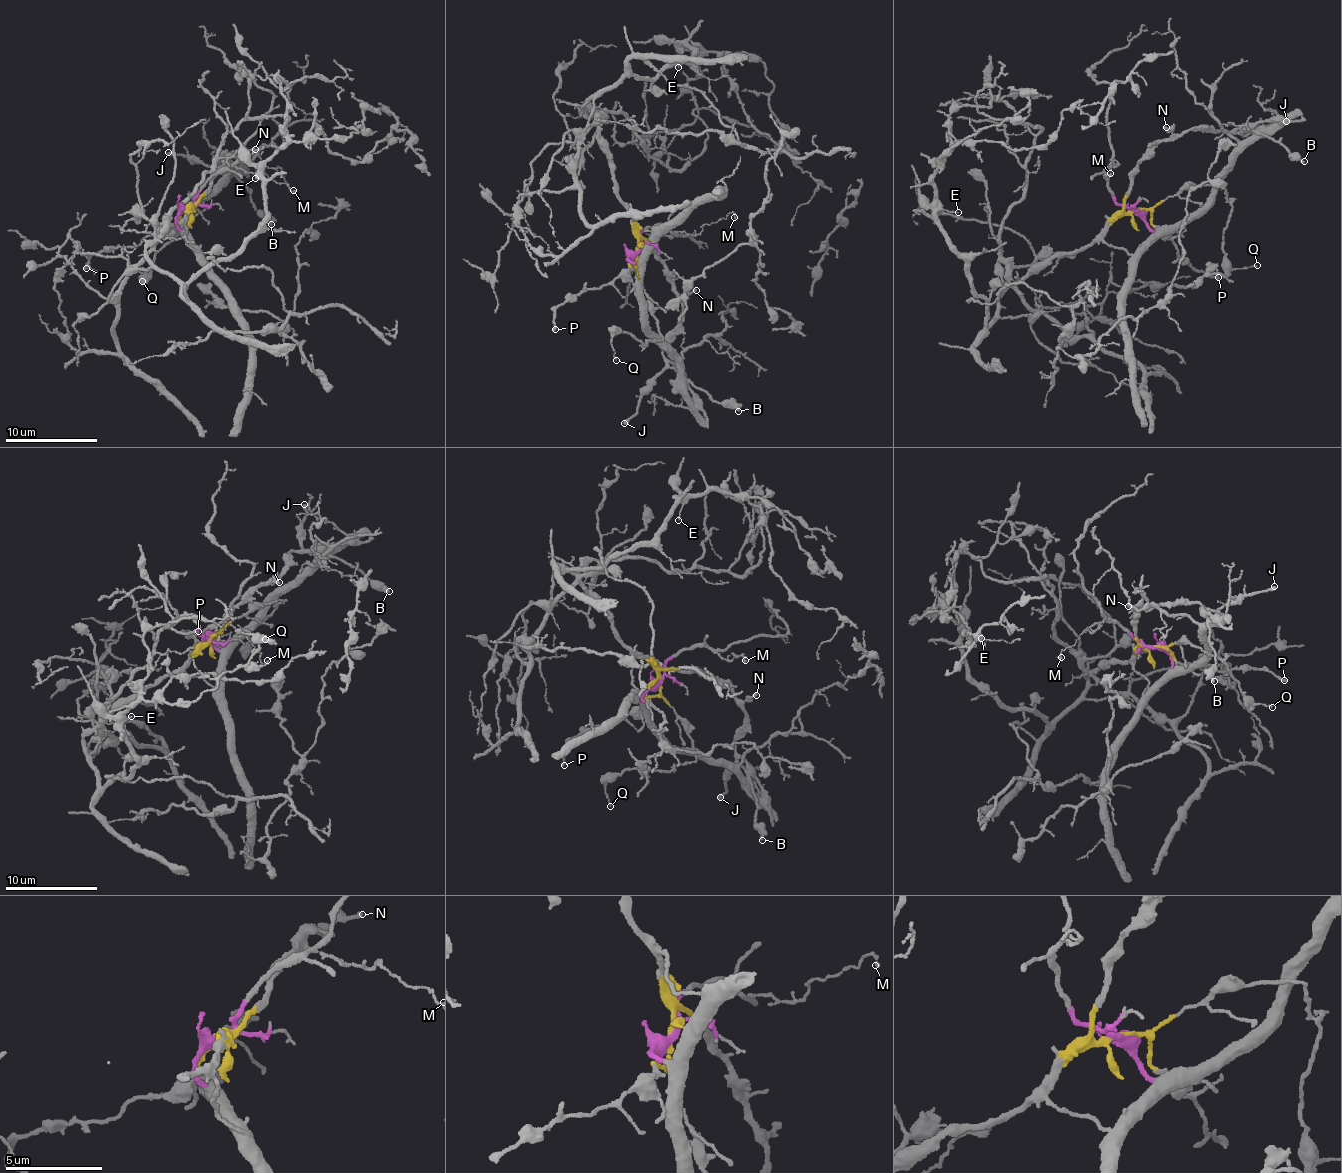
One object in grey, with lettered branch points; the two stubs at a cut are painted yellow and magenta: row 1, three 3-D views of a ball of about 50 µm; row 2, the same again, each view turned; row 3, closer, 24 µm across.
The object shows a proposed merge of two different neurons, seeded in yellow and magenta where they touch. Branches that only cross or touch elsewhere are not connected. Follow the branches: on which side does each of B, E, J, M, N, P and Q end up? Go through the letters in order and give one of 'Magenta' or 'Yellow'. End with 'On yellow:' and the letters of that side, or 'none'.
B: Yellow
E: Yellow
J: Yellow
M: Magenta
N: Yellow
P: Yellow
Q: Yellow
On yellow: B, E, J, N, P, Q

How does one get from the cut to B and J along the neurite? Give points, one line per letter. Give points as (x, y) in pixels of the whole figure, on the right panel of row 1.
B: (1136, 211), (1124, 209), (1131, 173), (1162, 142), (1190, 130), (1226, 131), (1250, 127), (1305, 162)
J: (1136, 211), (1124, 209), (1131, 173), (1162, 142), (1190, 130), (1248, 135), (1264, 124), (1287, 121)

